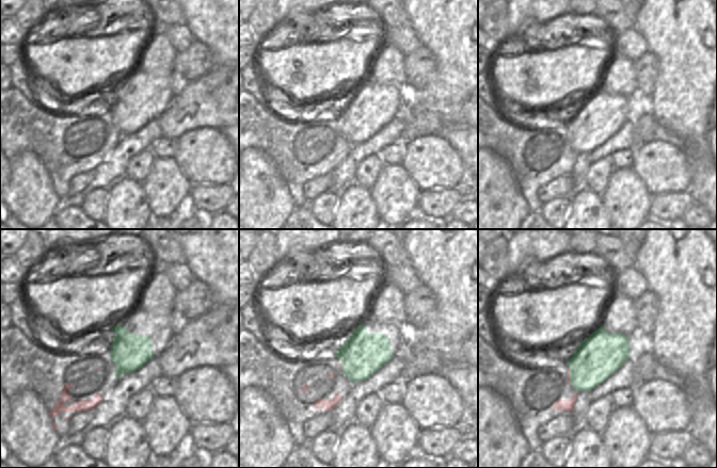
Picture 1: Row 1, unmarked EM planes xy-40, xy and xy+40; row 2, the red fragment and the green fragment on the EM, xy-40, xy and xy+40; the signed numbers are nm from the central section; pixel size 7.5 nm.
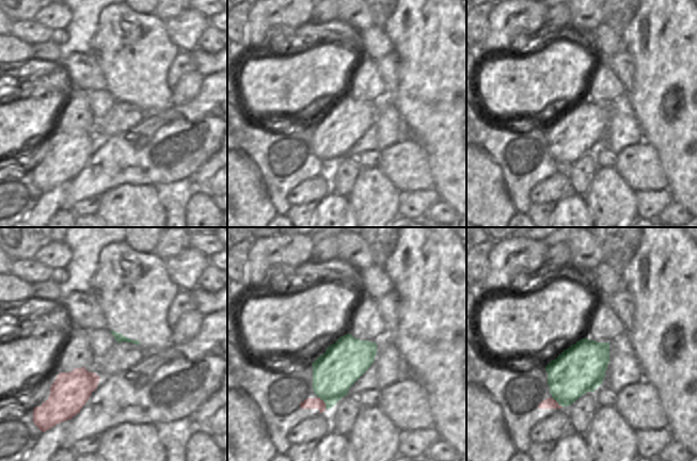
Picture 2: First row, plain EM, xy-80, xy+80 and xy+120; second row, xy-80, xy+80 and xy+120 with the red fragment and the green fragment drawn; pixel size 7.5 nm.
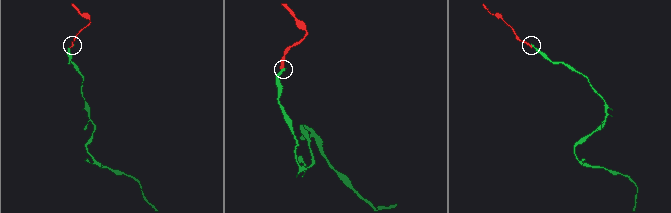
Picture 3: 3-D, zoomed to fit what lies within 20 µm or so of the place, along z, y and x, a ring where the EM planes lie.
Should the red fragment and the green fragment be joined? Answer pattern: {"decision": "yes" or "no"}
{"decision": "yes"}

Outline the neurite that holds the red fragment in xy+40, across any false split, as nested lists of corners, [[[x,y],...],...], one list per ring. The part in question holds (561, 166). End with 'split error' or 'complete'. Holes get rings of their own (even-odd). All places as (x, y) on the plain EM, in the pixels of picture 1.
[[[574,155],[574,158],[571,161],[558,161],[553,166],[553,171],[560,172],[560,173],[568,172],[568,173],[572,174],[574,171],[574,166],[576,164],[577,158],[578,158],[578,155]]]; complete

